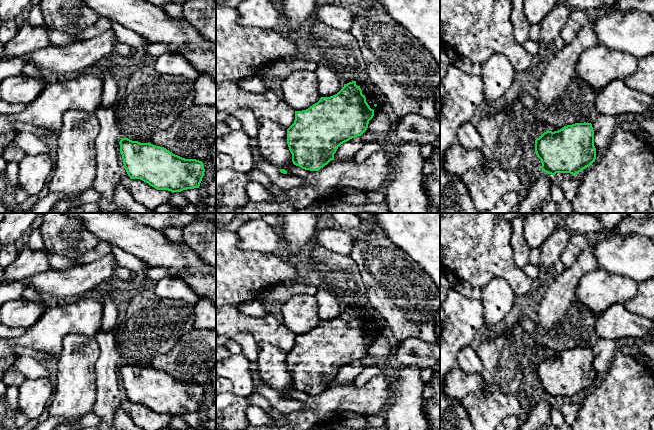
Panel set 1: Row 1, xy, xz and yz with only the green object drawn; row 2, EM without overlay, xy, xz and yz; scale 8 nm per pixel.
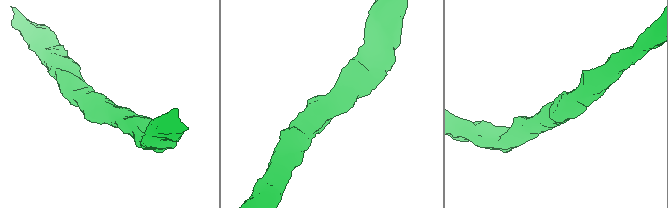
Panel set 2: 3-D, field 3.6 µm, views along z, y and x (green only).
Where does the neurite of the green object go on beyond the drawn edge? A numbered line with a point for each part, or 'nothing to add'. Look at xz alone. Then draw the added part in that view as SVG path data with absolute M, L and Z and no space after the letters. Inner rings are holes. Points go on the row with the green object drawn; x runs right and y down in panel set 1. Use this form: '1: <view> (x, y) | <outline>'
nothing to add

